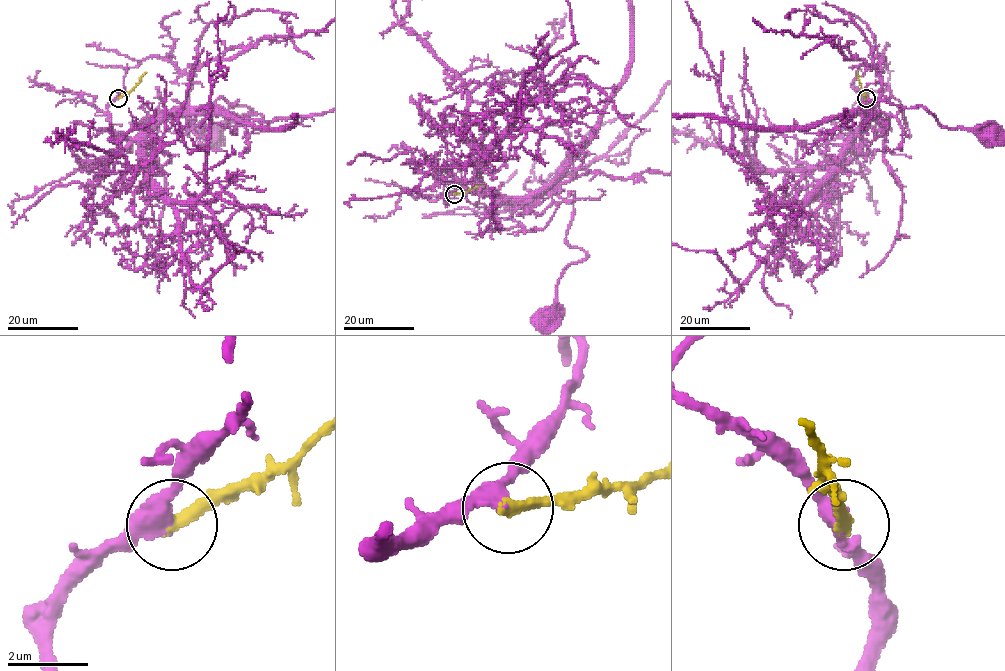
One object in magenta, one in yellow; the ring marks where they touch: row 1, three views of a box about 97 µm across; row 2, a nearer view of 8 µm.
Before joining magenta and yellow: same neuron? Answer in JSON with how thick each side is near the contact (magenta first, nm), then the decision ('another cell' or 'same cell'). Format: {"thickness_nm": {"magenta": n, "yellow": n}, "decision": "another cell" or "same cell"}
{"thickness_nm": {"magenta": 360, "yellow": 320}, "decision": "same cell"}

